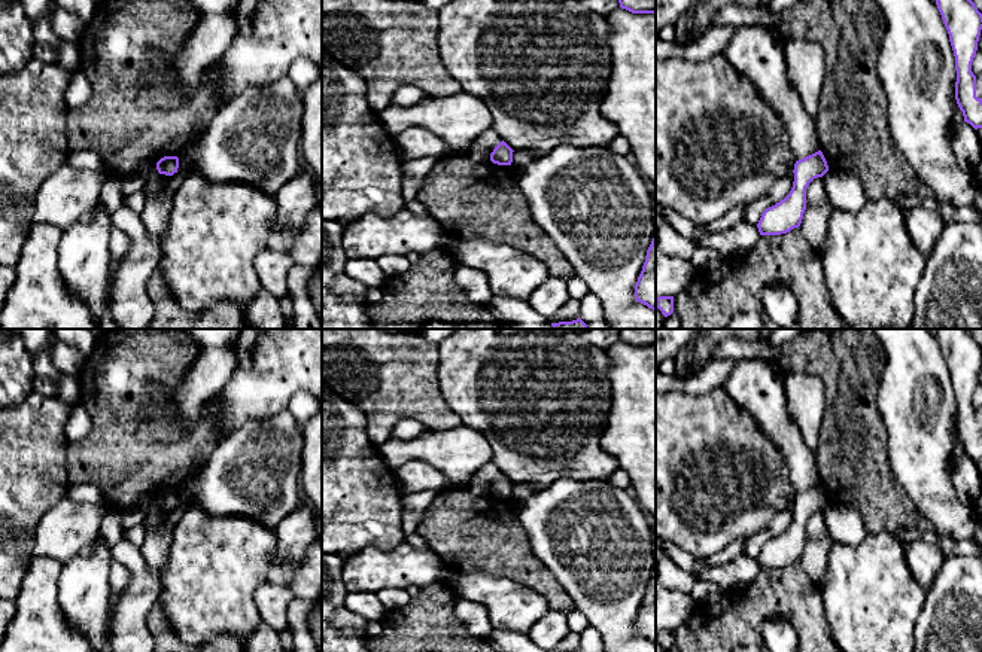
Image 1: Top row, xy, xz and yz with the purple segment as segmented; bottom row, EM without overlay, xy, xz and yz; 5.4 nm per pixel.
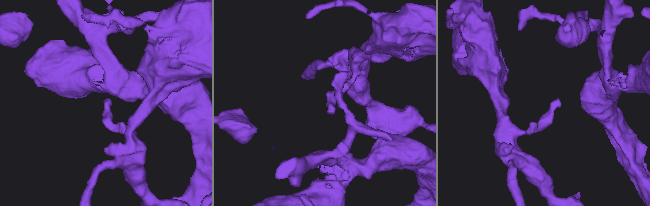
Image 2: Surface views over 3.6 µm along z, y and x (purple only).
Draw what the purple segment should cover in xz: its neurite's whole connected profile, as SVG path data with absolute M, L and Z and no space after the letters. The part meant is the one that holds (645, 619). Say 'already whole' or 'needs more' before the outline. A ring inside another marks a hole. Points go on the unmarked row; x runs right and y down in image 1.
already whole | M656 567L635 618L635 633L656 646Z

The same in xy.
already whole | M164 490L156 496L156 503L159 508L173 509L177 506L179 491L177 490Z

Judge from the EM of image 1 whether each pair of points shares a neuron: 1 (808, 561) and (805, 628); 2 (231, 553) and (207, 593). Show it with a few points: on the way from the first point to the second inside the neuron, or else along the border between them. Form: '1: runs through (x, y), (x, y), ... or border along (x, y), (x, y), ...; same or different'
1: border along (799, 560), (799, 564), (817, 584); different
2: runs through (221, 563), (212, 572), (209, 582); same

